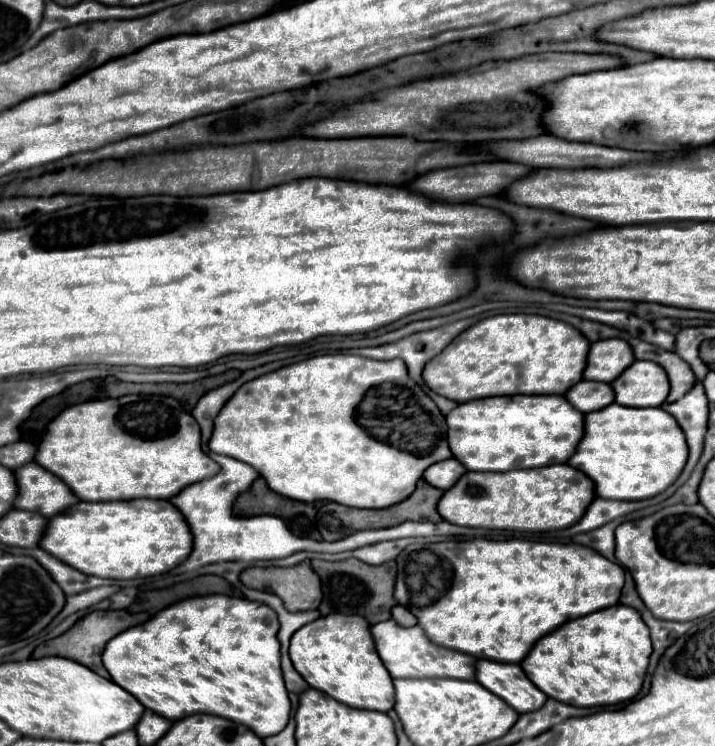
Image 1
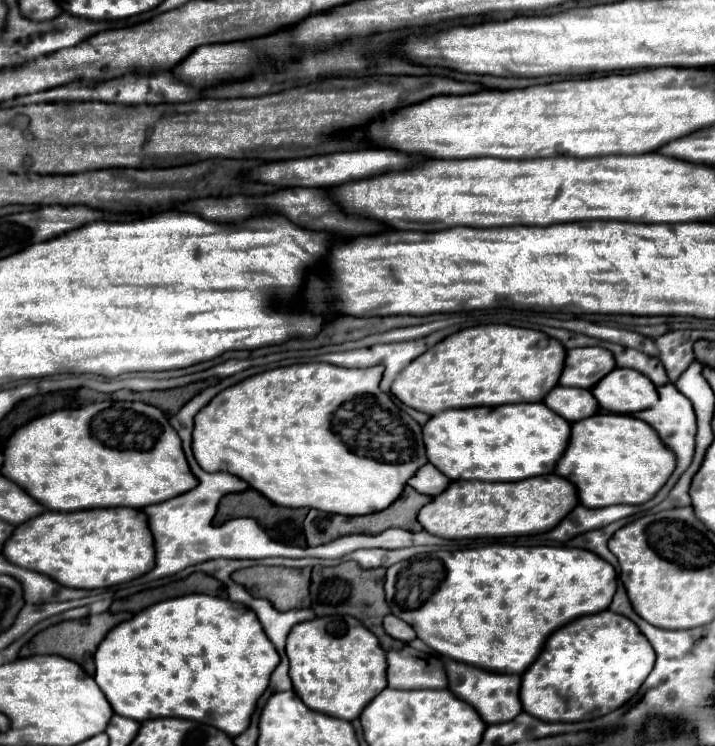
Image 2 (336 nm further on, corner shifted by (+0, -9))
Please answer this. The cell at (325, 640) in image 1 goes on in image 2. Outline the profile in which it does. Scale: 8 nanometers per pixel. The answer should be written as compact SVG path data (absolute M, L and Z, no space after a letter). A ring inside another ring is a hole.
M325 616L325 618L315 618L309 622L301 622L295 626L287 638L287 658L289 658L289 676L293 682L293 690L299 694L303 702L311 710L323 712L333 718L341 720L355 720L363 712L363 706L371 702L383 688L387 688L387 660L385 660L385 650L381 650L379 640L373 632L369 632L357 618L353 616ZM329 628L347 628L343 632L329 632Z

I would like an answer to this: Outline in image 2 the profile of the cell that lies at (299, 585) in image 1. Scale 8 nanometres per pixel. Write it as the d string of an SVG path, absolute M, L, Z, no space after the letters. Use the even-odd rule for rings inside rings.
M251 566L233 572L233 580L251 592L251 596L267 598L277 610L303 608L303 602L309 598L309 572L299 568L275 568L275 566Z

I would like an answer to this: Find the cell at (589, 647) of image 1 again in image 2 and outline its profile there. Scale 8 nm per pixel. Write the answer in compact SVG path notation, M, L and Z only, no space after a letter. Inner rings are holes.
M611 610L581 616L555 630L539 658L525 670L523 710L545 722L581 722L589 714L609 714L639 690L653 664L651 644L629 618Z

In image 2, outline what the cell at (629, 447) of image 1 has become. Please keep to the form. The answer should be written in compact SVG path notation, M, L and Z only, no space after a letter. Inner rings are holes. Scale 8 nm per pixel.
M595 414L571 426L571 440L563 458L557 462L555 474L567 478L577 486L579 502L583 506L603 508L613 504L645 504L665 486L673 470L675 470L675 454L667 446L663 446L663 442L659 442L659 434L655 434L655 430L651 430L651 426L647 426L643 420L623 414Z

